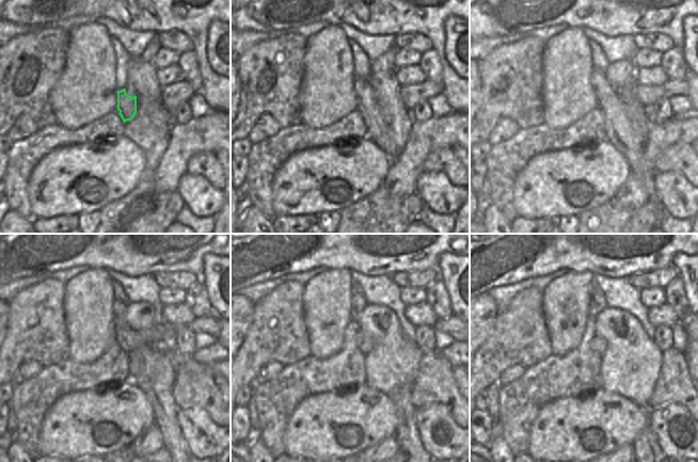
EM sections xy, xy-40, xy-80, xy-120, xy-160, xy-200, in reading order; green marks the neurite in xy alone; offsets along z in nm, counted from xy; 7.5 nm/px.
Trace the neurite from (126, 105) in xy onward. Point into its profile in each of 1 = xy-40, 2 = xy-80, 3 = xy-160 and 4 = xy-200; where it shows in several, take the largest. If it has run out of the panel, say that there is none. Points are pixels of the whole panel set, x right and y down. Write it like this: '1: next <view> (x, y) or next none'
1: next xy-40 (378, 131)
2: next xy-80 (619, 130)
3: next xy-160 (407, 434)
4: next xy-200 (647, 450)

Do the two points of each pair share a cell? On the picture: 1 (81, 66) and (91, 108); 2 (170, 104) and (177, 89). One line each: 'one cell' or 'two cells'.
1: one cell
2: one cell

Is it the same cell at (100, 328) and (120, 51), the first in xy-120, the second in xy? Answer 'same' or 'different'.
different

